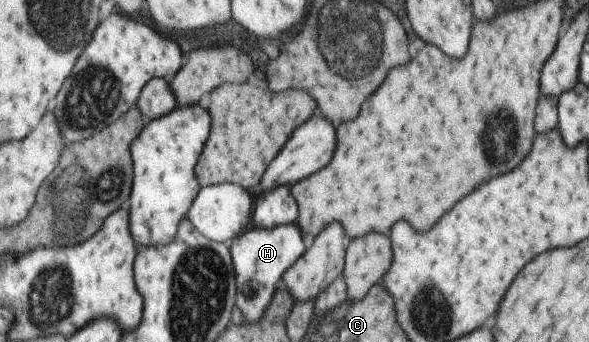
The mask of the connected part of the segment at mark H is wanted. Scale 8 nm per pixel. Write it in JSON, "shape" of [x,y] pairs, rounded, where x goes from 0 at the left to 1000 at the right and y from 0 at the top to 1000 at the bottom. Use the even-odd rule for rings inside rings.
{"shape":[[[503,652],[472,655],[465,667],[428,667],[414,678],[390,713],[396,746],[397,807],[402,810],[404,906],[414,924],[414,942],[431,947],[448,924],[452,901],[462,883],[465,836],[486,784],[492,784],[503,754],[516,743],[513,678]]]}

